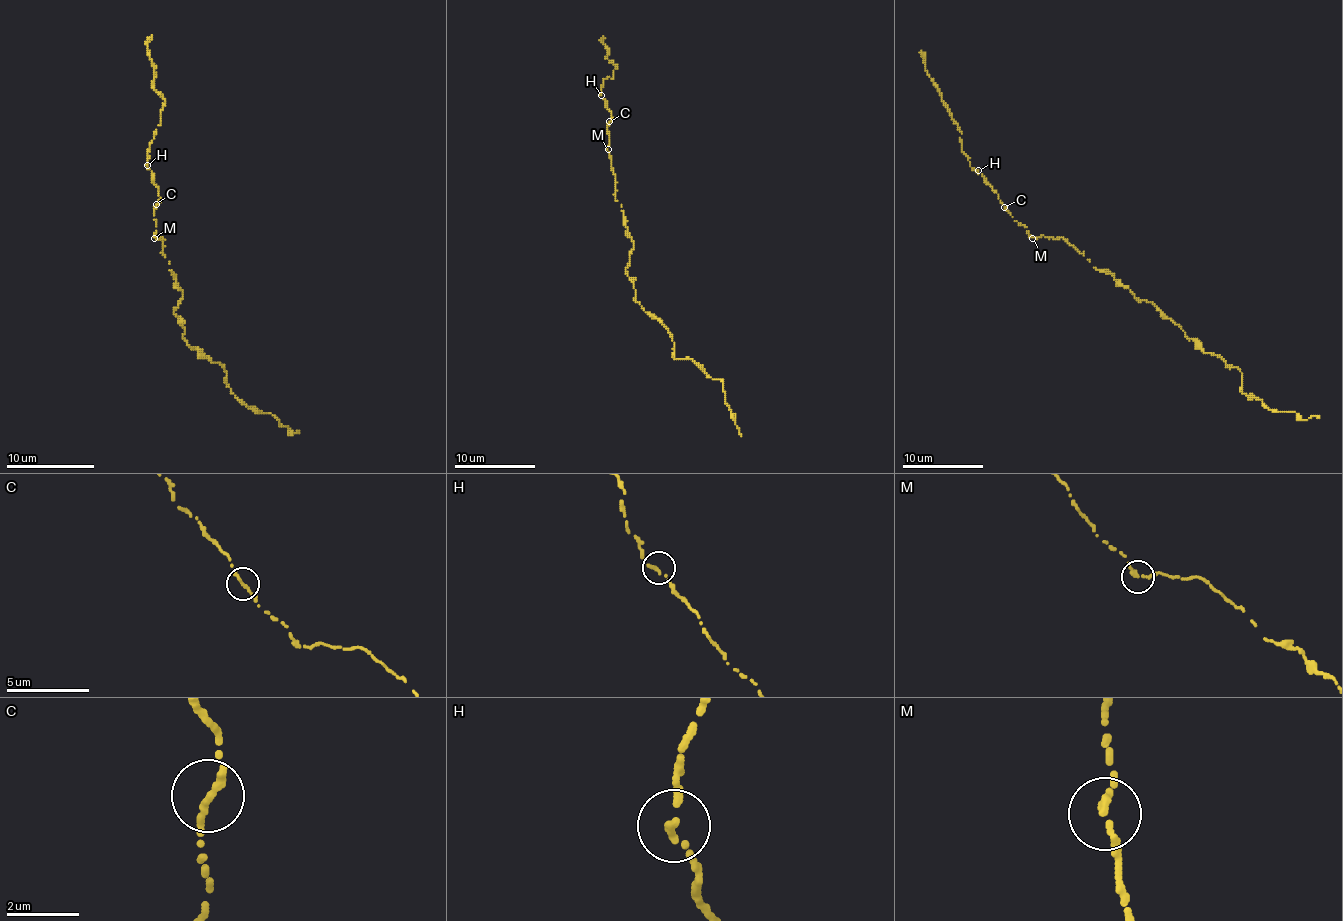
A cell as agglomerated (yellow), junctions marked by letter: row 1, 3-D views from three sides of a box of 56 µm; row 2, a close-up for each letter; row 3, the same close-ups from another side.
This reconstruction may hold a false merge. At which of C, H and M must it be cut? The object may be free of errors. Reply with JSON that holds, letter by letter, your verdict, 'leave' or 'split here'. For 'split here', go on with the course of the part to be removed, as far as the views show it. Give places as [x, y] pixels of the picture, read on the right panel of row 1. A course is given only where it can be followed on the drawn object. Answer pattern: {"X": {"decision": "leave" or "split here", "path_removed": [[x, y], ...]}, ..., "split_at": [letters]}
{"C": {"decision": "leave"}, "H": {"decision": "leave"}, "M": {"decision": "split here", "path_removed": [[1033, 237], [1063, 237], [1094, 267], [1155, 304], [1205, 353], [1236, 367], [1242, 391], [1276, 412], [1319, 418]]}, "split_at": ["M"]}

